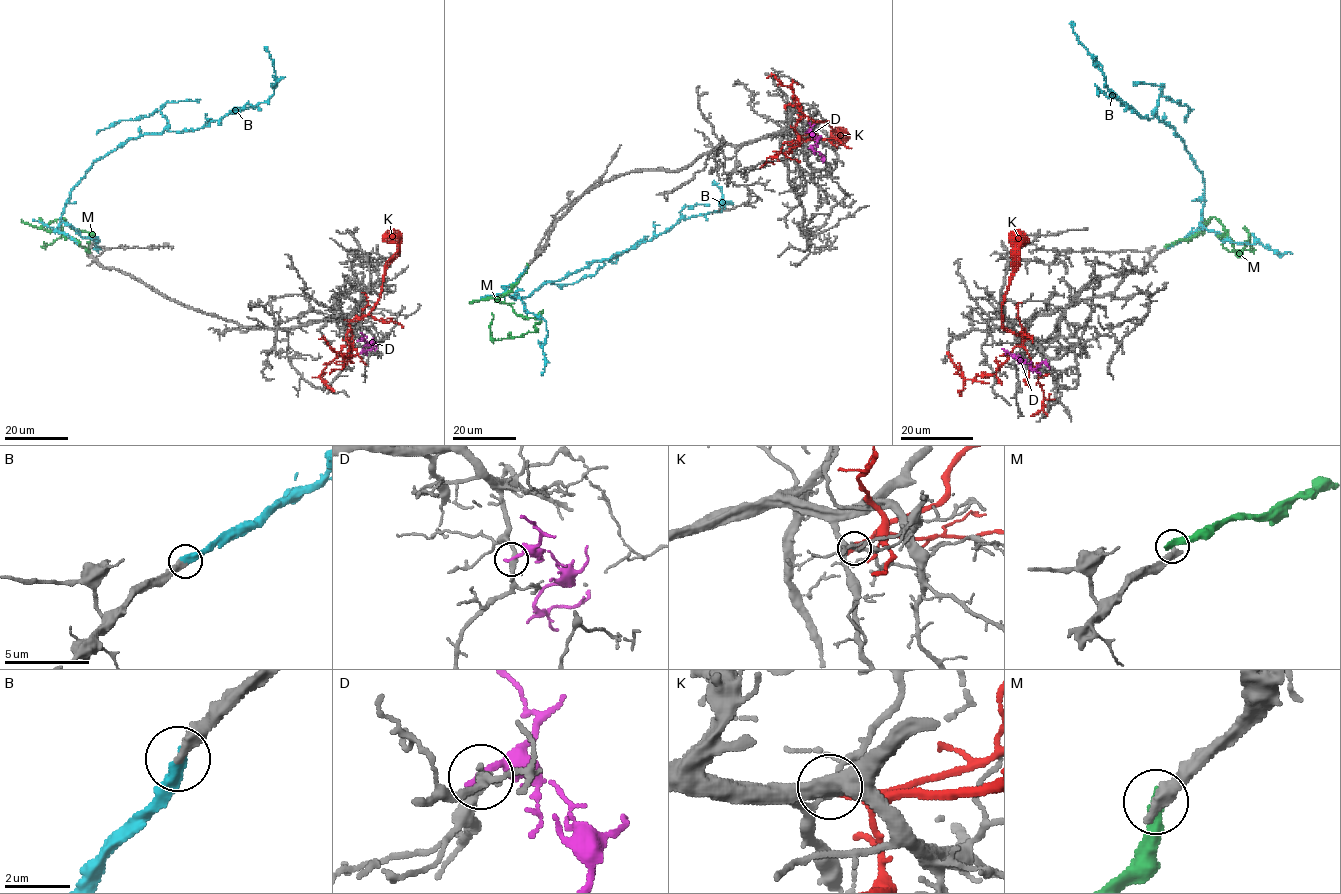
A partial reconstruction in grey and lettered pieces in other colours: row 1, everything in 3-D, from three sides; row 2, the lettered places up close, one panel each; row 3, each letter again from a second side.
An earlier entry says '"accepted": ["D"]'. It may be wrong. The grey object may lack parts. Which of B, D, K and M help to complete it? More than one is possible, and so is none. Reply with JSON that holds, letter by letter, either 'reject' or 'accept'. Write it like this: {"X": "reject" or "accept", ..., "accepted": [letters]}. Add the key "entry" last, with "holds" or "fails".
{"B": "accept", "D": "reject", "K": "reject", "M": "reject", "accepted": ["B"], "entry": "fails"}

